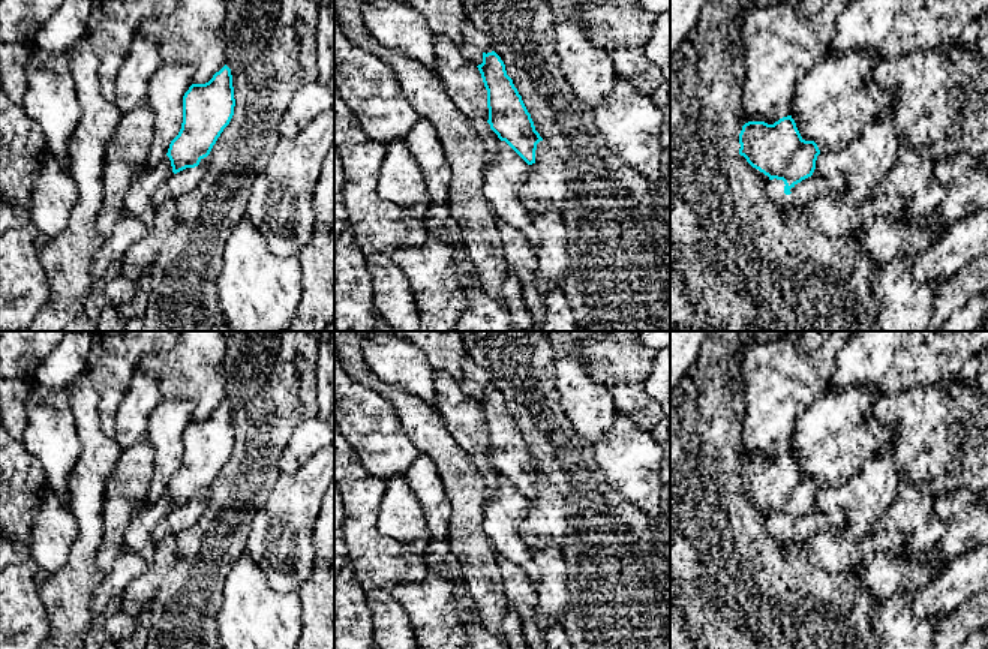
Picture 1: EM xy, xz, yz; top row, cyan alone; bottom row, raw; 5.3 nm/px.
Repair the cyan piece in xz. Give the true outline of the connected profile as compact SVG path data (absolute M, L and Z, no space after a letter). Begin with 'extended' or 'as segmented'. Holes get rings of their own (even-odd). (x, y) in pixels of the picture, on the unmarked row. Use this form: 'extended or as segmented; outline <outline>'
extended; outline M469 357L462 360L462 370L468 382L475 382L483 388L483 399L477 403L487 426L490 465L528 501L535 499L537 480L543 474L535 466L513 415L507 411L504 397L493 387L487 373Z

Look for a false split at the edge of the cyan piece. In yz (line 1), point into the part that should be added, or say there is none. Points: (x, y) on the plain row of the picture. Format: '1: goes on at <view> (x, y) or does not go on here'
1: does not go on here

